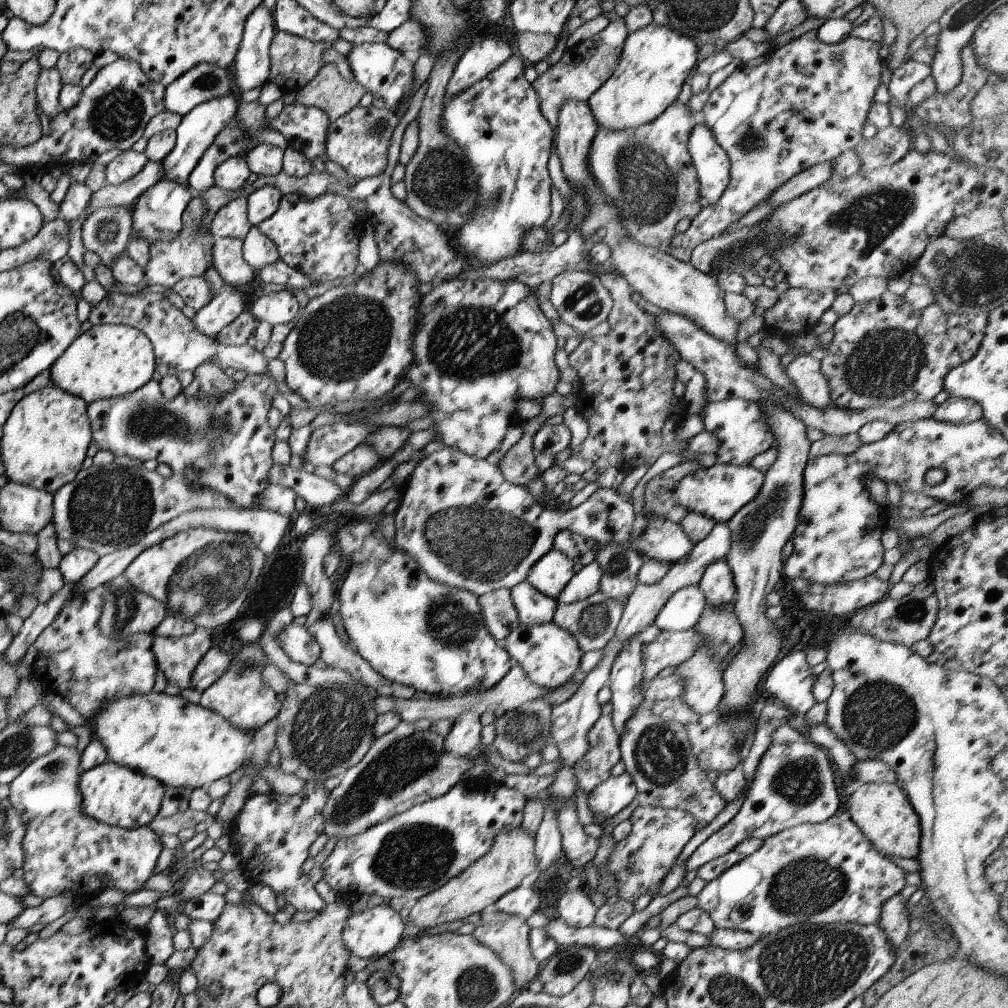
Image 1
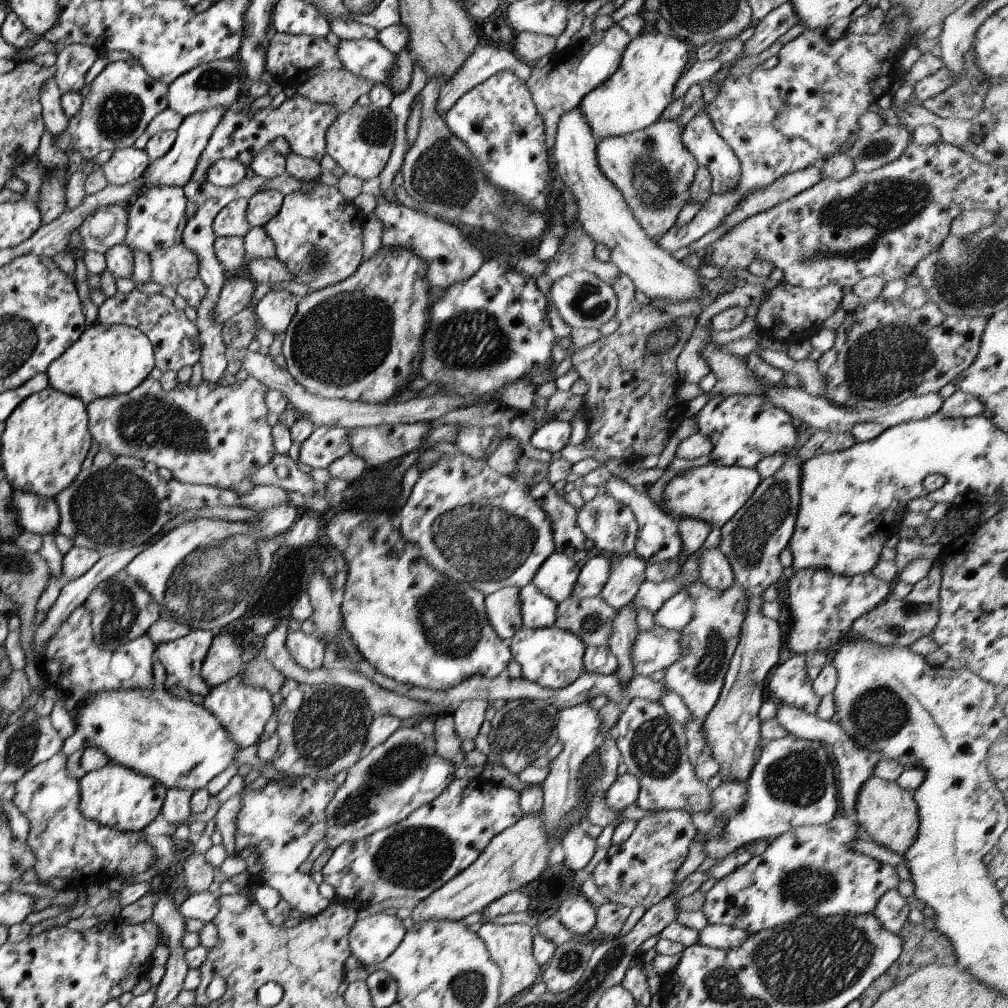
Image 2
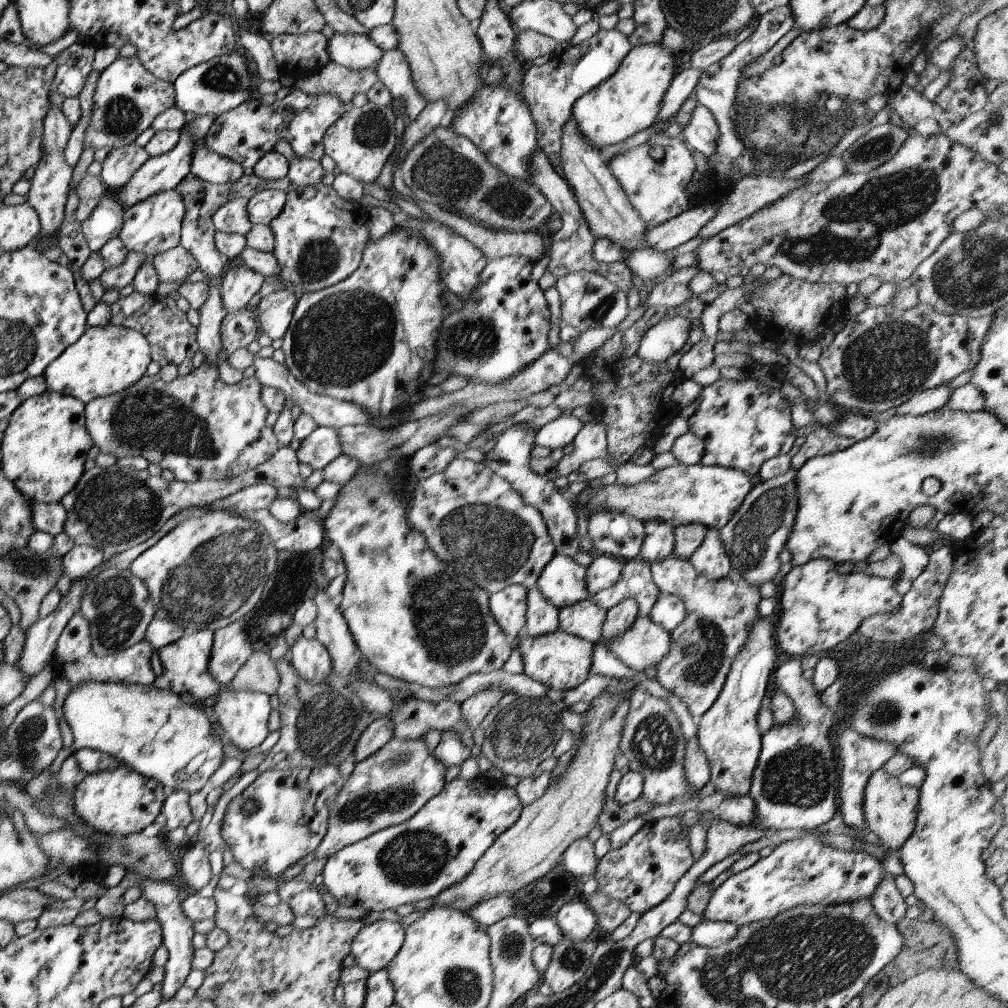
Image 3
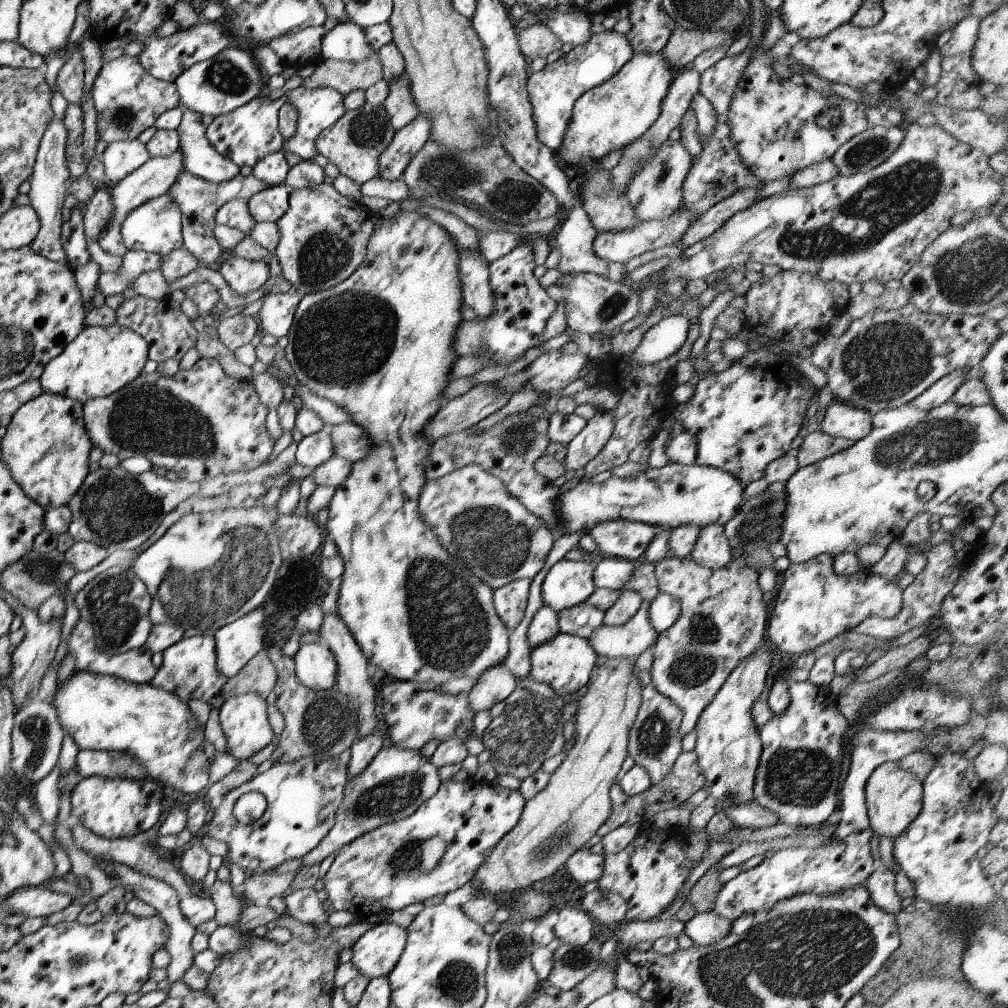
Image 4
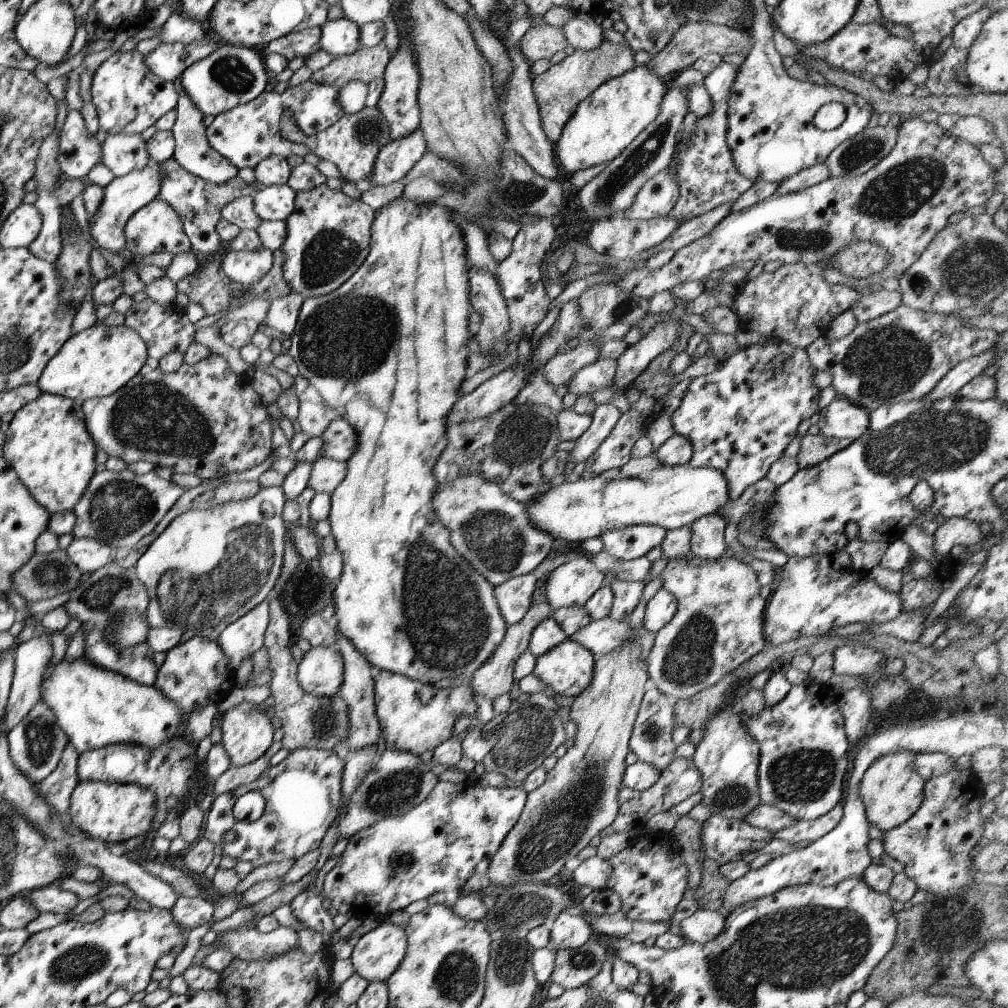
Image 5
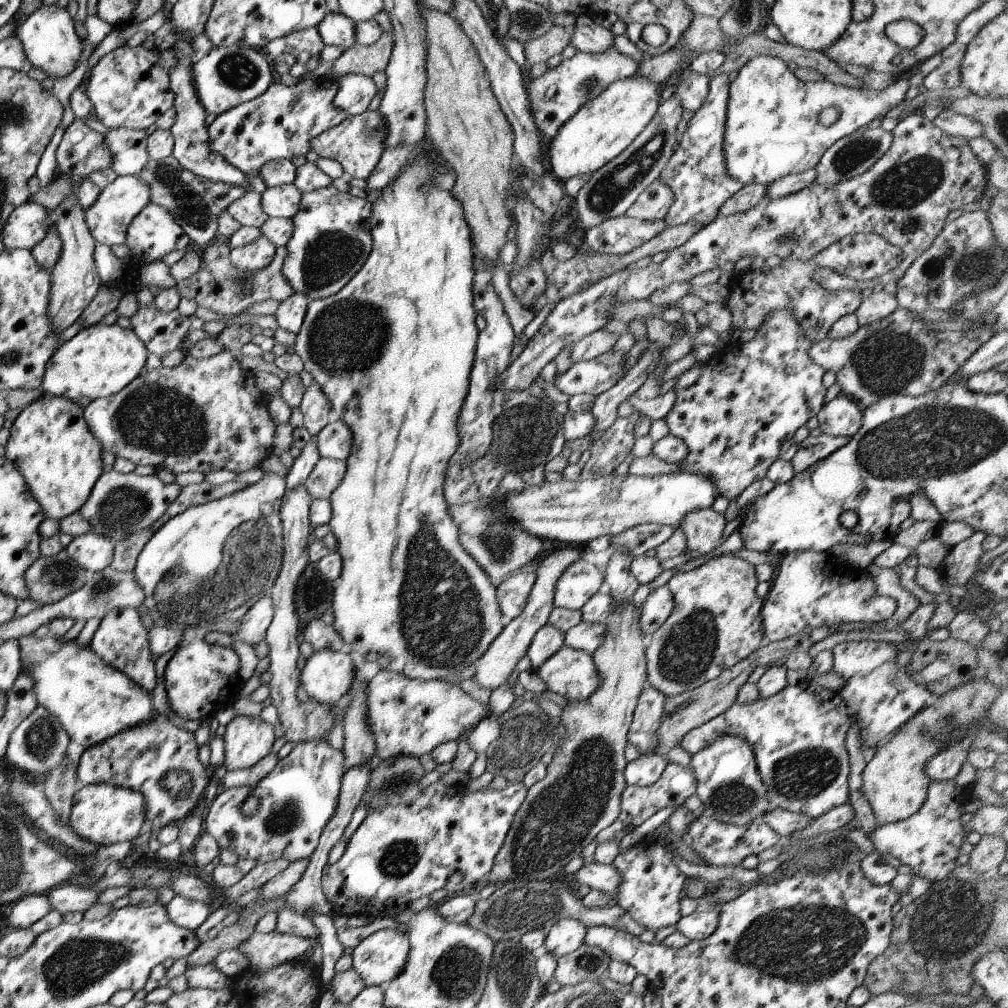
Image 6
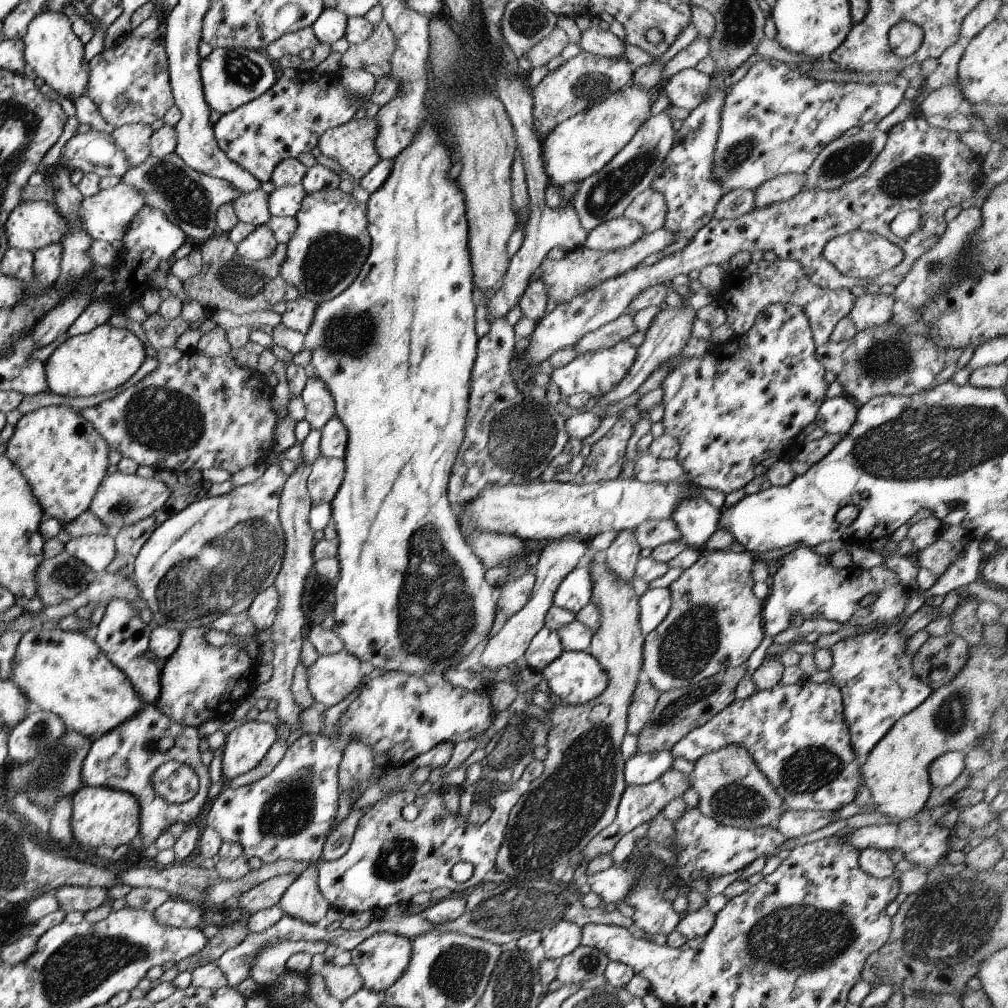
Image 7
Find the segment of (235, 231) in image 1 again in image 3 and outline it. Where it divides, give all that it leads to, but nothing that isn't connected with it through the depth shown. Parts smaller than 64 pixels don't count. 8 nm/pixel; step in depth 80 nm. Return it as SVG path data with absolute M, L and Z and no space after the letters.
M237 197L222 204L212 216L215 231L245 235L252 227L246 213L247 199Z

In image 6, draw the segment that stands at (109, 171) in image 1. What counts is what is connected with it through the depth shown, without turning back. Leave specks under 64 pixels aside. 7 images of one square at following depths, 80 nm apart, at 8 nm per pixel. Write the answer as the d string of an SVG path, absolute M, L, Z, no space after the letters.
M119 127L109 129L103 136L103 144L112 154L112 168L116 175L135 175L148 161L147 134L141 129Z

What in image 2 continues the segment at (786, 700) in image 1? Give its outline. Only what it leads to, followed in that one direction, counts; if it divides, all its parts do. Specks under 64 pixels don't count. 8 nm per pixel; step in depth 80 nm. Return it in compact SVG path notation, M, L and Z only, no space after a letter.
M794 655L778 662L769 674L767 688L774 701L785 701L806 713L815 714L820 698L813 692L803 659L804 655Z

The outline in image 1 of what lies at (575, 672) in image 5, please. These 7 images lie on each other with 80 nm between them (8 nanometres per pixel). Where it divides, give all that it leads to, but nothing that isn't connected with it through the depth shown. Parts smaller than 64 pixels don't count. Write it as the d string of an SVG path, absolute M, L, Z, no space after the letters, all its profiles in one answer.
M553 621L533 626L517 625L503 640L511 661L521 667L525 676L538 687L557 689L567 683L577 671L580 656L577 641Z

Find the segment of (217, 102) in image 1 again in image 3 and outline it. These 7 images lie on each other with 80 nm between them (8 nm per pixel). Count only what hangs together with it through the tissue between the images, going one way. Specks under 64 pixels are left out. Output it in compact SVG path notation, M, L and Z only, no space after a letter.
M215 115L188 117L186 124L179 132L180 135L175 146L169 152L145 160L139 168L136 168L131 178L117 192L114 192L114 198L121 205L121 208L123 210L128 209L151 195L174 189L184 179L184 176L190 172L189 165L193 147L196 147L196 140L202 140L208 128L213 124L215 117Z

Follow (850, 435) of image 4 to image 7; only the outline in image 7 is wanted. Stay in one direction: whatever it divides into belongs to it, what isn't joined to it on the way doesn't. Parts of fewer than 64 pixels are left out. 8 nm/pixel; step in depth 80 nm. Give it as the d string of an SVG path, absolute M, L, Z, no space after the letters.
M843 394L825 397L817 409L814 423L827 435L843 436L855 420L858 407Z

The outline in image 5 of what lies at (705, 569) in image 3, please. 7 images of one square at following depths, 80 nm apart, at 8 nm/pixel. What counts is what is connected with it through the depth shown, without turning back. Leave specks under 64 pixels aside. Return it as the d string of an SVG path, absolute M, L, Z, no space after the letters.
M711 513L687 525L691 531L689 556L715 560L723 554L723 529L727 523L724 519L717 513Z

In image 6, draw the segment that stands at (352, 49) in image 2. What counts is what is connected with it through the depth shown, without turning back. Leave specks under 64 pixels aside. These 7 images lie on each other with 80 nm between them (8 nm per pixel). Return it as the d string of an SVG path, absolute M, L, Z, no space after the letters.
M325 13L315 27L323 44L343 46L344 50L354 44L354 22L341 13Z

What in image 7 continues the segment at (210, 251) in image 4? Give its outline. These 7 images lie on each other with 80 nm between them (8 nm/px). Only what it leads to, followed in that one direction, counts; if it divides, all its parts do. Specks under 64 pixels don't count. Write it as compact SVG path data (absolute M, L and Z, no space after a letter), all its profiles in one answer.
M174 152L159 159L150 154L141 164L131 167L122 179L142 194L145 205L160 210L169 222L178 226L195 247L217 233L214 219L217 207L233 202L241 194L224 180L189 168Z

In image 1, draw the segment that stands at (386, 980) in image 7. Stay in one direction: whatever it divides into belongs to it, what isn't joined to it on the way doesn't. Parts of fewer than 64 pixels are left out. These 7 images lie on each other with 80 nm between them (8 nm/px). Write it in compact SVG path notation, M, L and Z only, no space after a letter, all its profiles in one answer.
M377 905L359 913L352 912L342 930L342 939L351 955L363 960L378 959L397 946L405 928L398 912Z

